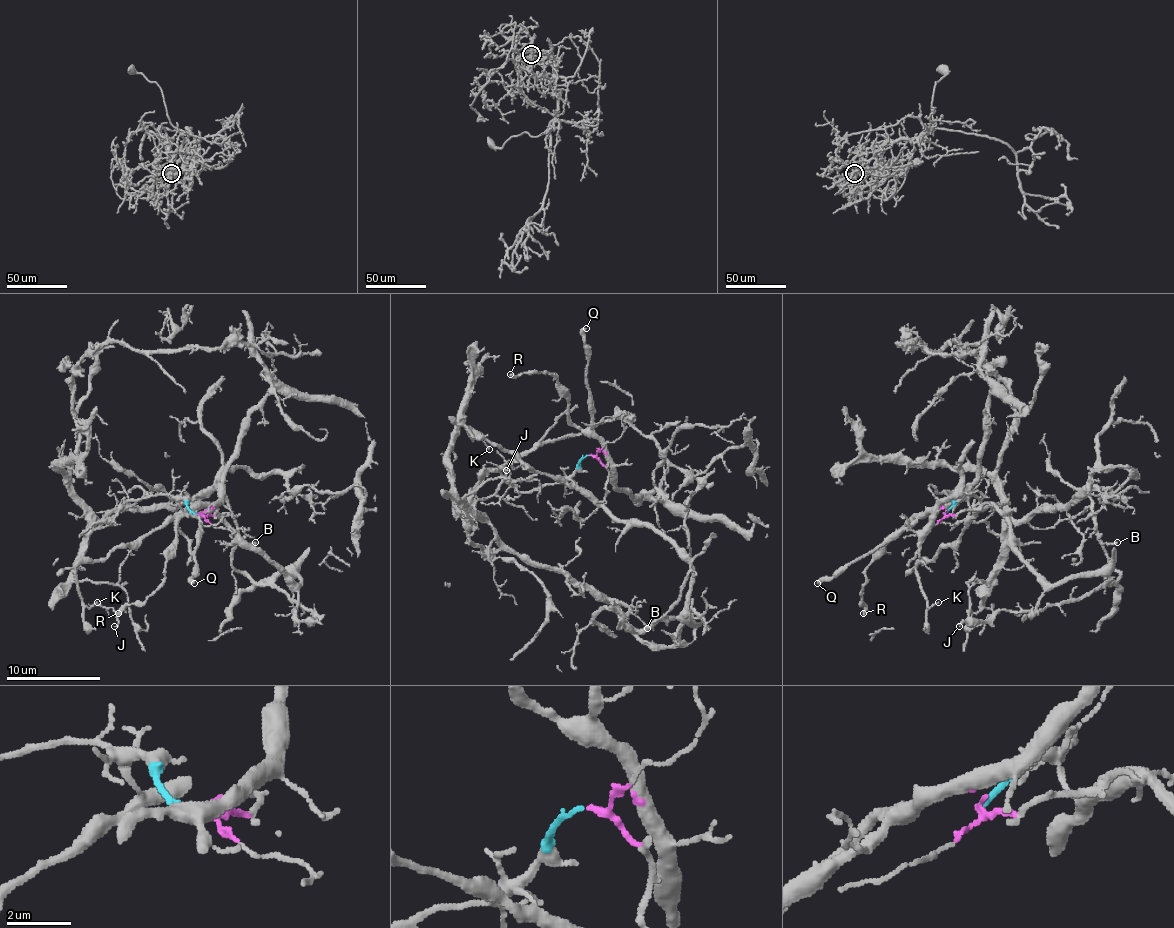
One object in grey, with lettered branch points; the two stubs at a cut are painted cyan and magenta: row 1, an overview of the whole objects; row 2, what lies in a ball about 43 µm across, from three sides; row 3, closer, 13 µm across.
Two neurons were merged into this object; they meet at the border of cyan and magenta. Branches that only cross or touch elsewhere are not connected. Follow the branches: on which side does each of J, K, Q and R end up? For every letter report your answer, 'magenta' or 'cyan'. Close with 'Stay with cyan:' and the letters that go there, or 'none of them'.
J: cyan
K: magenta
Q: magenta
R: magenta
Stay with cyan: J

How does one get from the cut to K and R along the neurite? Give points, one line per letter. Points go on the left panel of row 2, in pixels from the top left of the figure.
K: (197, 513), (216, 511), (209, 503), (195, 503), (105, 558), (77, 567), (79, 597), (89, 607), (96, 602)
R: (197, 513), (211, 508), (188, 513), (178, 522), (176, 553), (164, 581), (143, 602), (131, 602), (117, 614)

